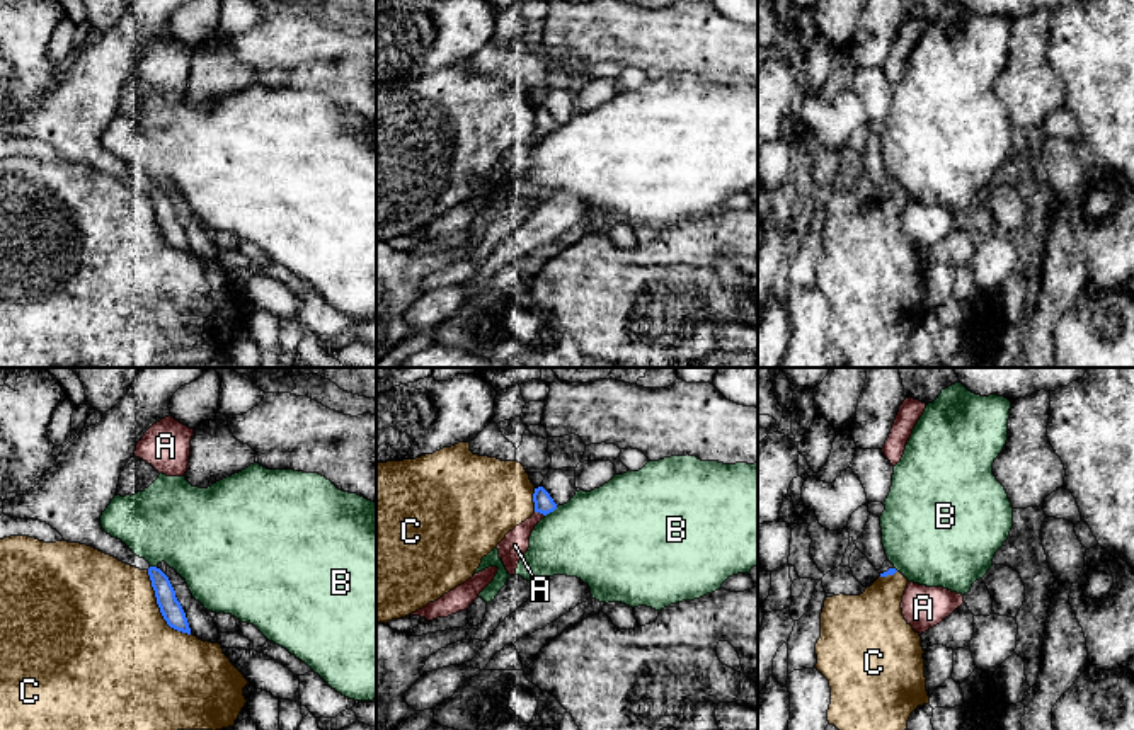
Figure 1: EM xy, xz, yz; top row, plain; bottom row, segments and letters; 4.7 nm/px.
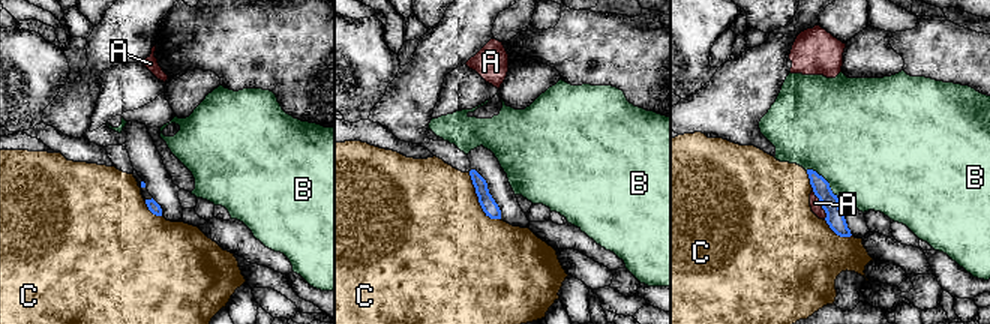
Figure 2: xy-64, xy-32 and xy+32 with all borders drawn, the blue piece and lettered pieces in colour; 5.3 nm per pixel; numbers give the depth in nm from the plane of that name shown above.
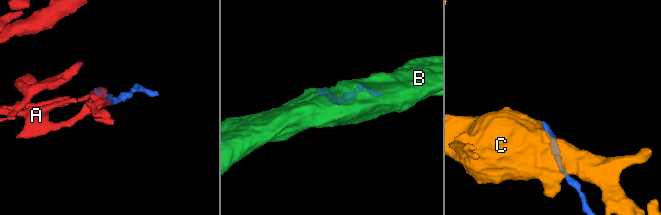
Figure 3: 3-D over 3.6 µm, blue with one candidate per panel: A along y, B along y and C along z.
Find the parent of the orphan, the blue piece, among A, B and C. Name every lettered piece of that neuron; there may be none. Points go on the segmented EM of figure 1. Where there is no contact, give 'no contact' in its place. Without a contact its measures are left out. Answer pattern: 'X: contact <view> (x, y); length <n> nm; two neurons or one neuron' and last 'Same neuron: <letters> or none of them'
A: contact xz (540, 513); length 50 nm; two neurons
B: contact xz (550, 511); length 80 nm; two neurons
C: contact xy (159, 606); length 380 nm; two neurons
Same neuron: none of them

